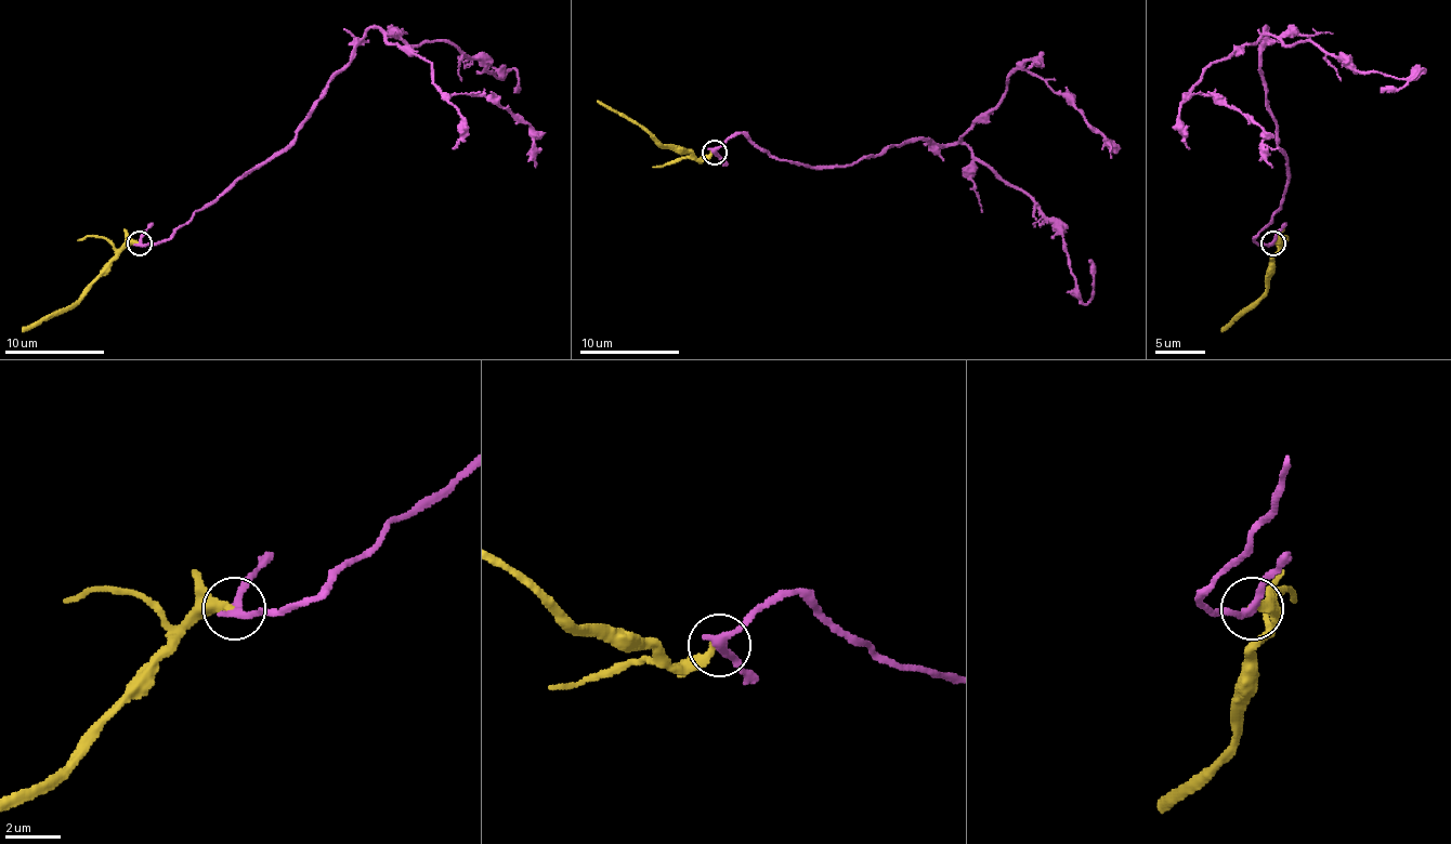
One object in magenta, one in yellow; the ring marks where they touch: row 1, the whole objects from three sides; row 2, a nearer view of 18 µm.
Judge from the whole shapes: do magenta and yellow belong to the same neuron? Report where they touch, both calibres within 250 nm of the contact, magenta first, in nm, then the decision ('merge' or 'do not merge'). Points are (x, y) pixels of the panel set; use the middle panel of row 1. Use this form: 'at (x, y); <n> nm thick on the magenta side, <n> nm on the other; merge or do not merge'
at (714, 152); 280 nm thick on the magenta side, 320 nm on the other; do not merge

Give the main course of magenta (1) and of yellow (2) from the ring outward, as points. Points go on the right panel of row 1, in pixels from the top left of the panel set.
1: (1273, 244), (1256, 238), (1289, 179), (1260, 70), (1266, 28), (1190, 95), (1215, 93), (1249, 116), (1273, 168)
2: (1273, 244), (1281, 248), (1273, 259), (1268, 288), (1220, 331)

